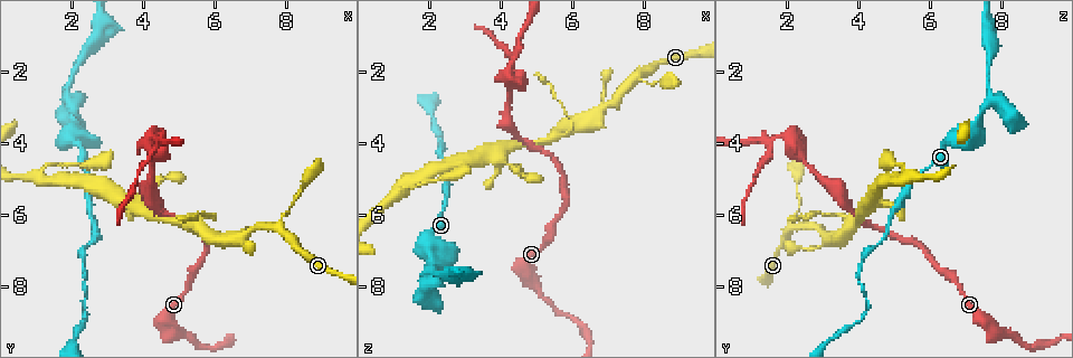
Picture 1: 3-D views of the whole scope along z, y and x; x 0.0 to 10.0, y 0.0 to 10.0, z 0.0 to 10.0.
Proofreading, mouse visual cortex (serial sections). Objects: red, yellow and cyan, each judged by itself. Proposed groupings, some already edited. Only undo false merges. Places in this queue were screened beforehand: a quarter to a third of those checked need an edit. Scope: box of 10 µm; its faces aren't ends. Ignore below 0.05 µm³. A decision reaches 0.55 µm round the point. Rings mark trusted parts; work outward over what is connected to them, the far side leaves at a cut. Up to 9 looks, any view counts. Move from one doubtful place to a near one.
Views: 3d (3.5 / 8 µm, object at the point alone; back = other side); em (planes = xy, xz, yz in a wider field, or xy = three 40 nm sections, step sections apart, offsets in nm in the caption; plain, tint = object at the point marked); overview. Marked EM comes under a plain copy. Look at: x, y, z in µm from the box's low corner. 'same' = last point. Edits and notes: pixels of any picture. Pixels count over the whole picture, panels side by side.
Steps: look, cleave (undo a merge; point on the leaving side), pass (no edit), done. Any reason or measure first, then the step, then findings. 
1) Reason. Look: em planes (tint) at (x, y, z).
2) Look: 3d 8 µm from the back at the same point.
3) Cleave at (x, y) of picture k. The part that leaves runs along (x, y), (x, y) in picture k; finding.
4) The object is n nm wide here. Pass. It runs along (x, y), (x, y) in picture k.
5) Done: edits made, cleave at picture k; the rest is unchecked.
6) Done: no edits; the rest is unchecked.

Three-way junction. Look: 3d 3.5 µm from the back at (7.80, 6.35, 2.15).

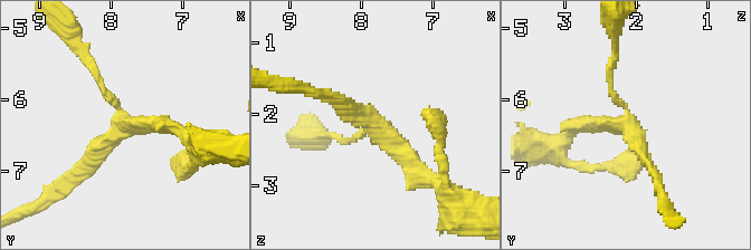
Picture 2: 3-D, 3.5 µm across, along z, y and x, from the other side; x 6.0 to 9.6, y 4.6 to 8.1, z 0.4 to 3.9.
3 arms meet here; the arms are 100, 200, 250 nm wide; shape alone is not enough. Look: em xy step 5 (tint) at (7.80, 6.35, 2.10).

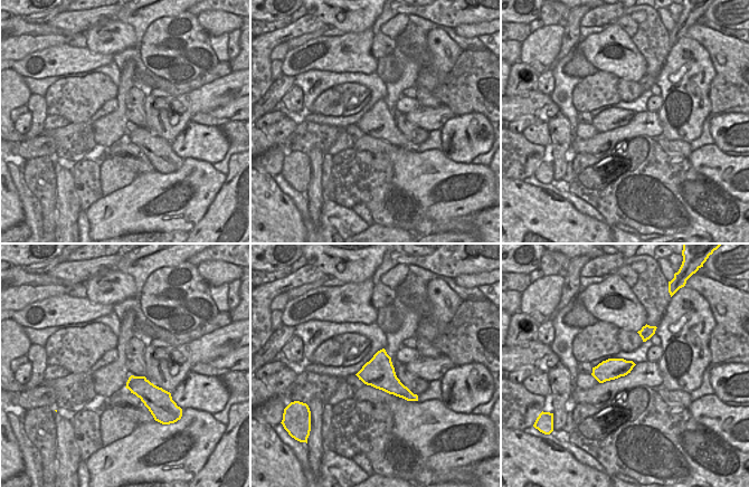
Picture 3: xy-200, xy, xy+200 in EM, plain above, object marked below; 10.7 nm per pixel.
Look: em planes (tint) at the same point.

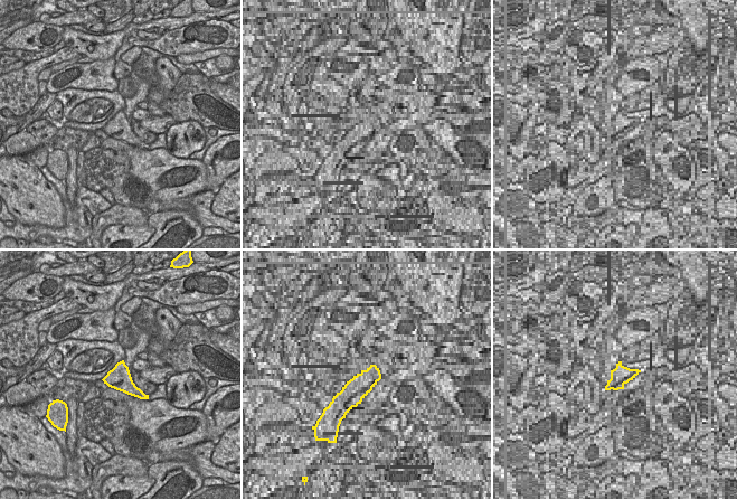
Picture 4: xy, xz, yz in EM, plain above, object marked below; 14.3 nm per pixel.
The object is 320 nm wide here. Pass. It runs along (326, 95), (379, 126), (427, 179) in picture 2; continuous, no second cell.

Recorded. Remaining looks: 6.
Abrupt turn. Look: 3d 3.5 µm from the back at (4.45, 4.00, 1.55).

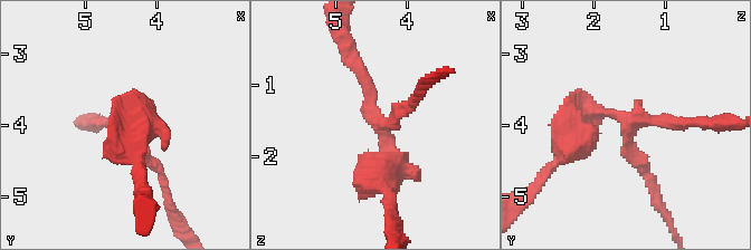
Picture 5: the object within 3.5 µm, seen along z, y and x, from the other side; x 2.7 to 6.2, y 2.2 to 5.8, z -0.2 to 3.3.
Shape alone is not enough. Look: em planes (tint) at (4.40, 4.00, 1.55).

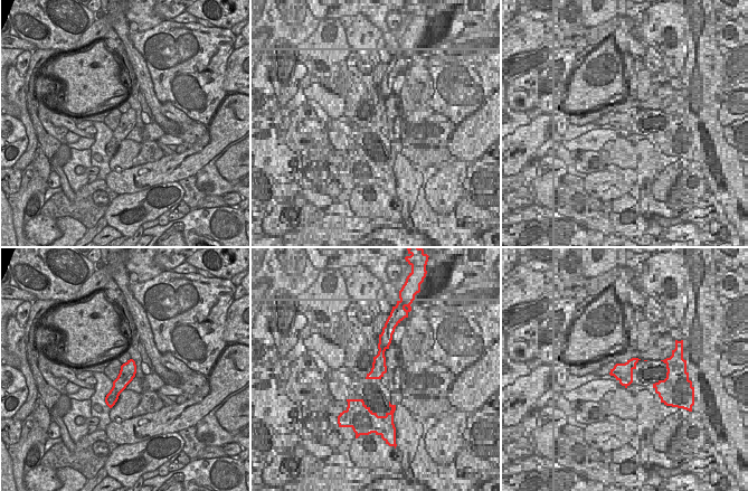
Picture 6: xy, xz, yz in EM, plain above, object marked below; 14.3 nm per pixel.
Cleave at (407, 104) of picture 5. The part that leaves runs along (386, 124), (410, 107), (430, 80) in picture 5; a second cell is stuck on.

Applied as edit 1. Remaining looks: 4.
Look: overview.

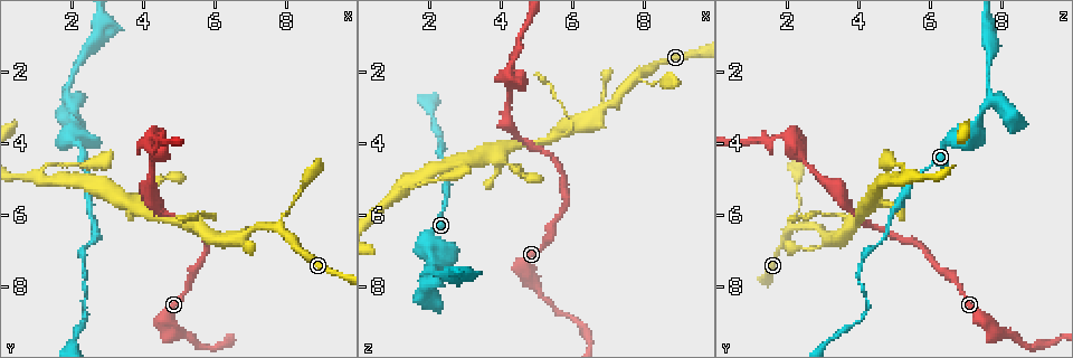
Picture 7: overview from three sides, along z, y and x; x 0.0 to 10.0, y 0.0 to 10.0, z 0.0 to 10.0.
Thin neck. Look: 3d 8 µm at (1.90, 2.80, 7.70).

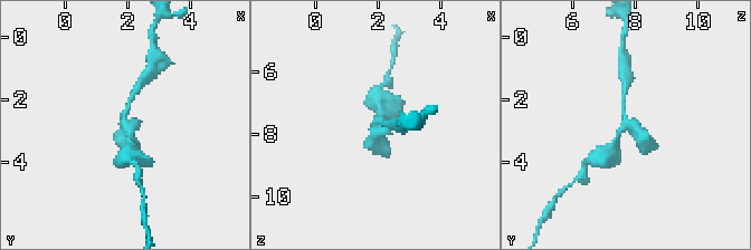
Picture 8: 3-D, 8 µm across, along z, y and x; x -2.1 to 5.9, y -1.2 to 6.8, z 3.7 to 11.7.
Shape alone is not enough. Look: em xy step 5 (tint) at the same point.

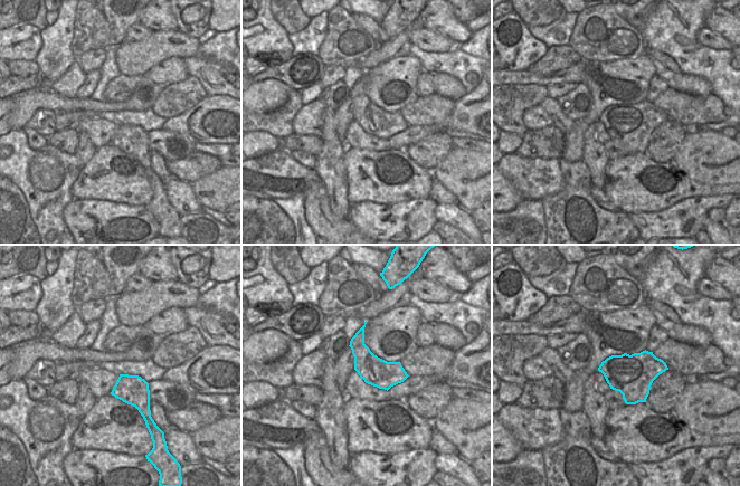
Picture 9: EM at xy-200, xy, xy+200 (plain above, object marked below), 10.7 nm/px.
Pass. It runs along (610, 152), (625, 125), (624, 95) in picture 8; continuous, no second cell.

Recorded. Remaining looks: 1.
Done: edits made, cleave at picture 5; the rest is unchecked.

